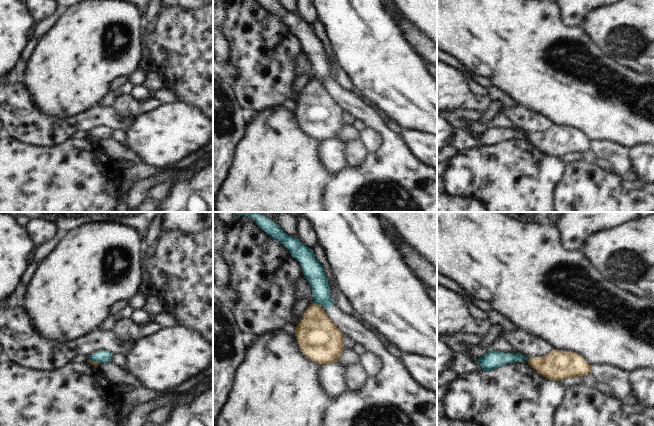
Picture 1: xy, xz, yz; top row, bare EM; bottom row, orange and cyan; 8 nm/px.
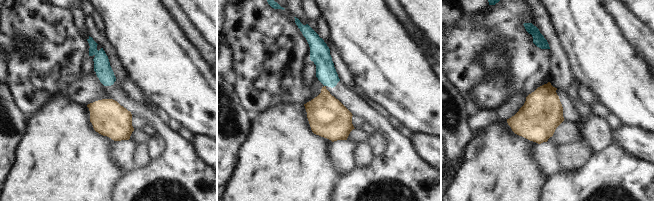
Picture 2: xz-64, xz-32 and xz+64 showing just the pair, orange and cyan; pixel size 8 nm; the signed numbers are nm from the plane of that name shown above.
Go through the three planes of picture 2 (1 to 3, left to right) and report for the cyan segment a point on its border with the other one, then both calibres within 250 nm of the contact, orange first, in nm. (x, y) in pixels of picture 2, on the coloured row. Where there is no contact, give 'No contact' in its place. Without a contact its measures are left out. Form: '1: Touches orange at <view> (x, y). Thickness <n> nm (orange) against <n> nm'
1: No contact
2: No contact
3: No contact

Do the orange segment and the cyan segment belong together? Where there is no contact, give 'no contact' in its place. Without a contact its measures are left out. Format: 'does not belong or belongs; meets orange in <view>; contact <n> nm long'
does not belong; meets orange in xz; contact 110 nm long

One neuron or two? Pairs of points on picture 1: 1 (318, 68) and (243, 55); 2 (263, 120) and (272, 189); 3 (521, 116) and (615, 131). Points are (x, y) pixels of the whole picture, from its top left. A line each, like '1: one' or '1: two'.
1: two
2: one
3: two

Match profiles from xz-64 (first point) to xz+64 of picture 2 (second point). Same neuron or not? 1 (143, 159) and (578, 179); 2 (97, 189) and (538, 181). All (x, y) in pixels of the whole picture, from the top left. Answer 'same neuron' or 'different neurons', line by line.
1: different neurons
2: same neuron

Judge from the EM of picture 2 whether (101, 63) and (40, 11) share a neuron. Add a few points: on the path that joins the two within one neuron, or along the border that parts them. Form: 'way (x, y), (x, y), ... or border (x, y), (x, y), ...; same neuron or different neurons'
border (86, 39), (89, 45), (89, 55); different neurons

